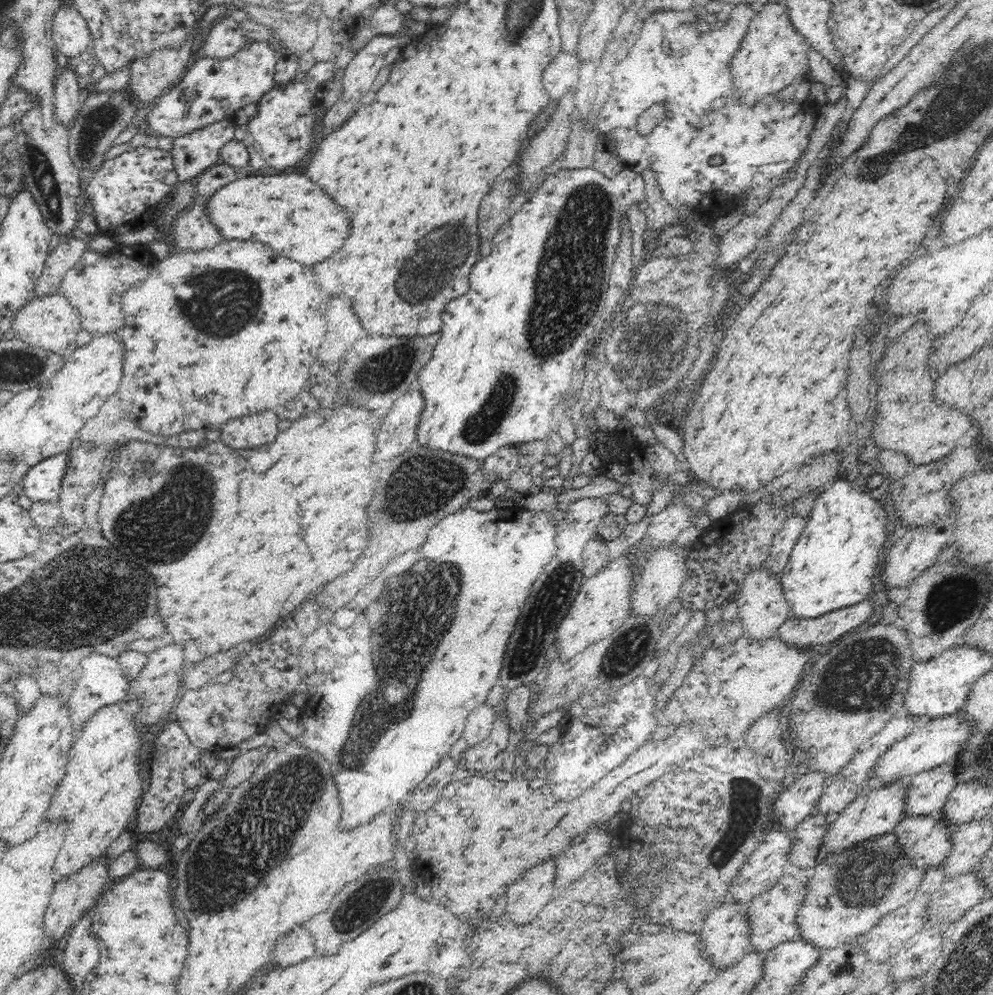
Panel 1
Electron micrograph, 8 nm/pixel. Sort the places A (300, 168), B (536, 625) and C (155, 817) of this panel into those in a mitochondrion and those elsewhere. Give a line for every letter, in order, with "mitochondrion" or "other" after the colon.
A: other
B: mitochondrion
C: other

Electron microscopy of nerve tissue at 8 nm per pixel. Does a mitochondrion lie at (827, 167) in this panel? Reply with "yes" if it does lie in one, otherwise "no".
no

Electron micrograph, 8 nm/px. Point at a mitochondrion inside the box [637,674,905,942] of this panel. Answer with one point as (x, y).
(866, 873)

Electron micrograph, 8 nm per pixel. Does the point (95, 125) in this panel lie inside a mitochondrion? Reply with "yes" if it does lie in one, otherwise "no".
yes

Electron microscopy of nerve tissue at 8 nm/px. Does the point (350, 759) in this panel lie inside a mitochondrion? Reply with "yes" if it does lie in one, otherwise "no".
yes

